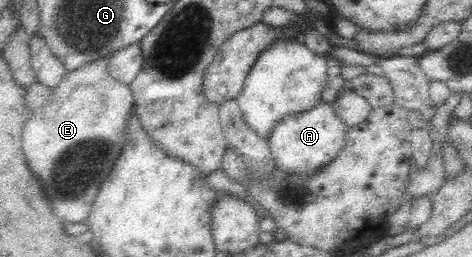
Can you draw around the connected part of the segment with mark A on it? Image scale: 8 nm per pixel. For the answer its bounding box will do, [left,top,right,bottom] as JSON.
[265,101,348,175]

